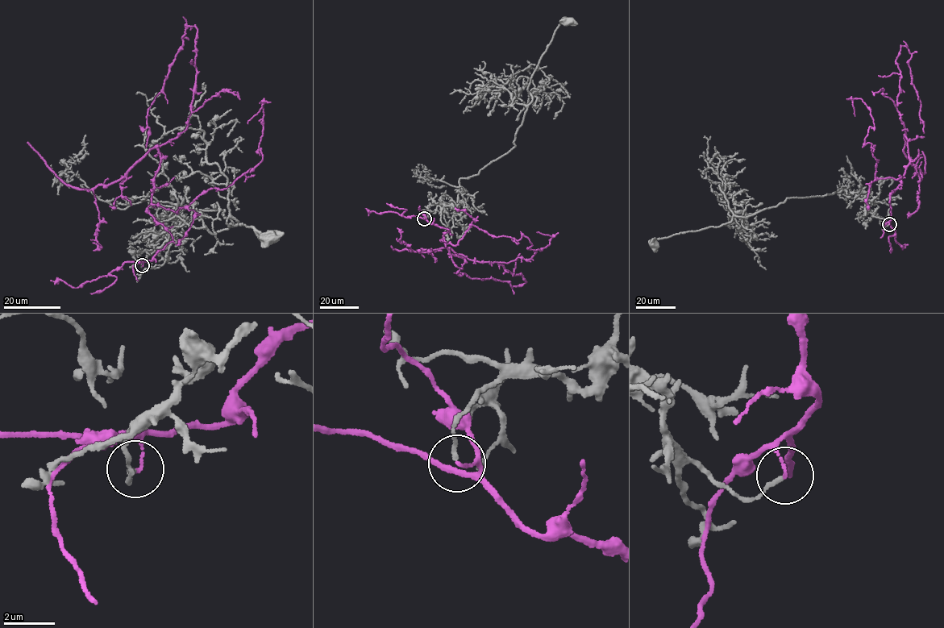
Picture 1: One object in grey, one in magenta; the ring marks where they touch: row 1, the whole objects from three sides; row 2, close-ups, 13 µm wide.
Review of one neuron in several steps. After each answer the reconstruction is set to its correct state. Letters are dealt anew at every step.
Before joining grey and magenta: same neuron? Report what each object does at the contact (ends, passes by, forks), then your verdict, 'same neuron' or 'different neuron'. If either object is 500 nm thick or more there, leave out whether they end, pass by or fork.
grey ends; magenta ends; different neuron

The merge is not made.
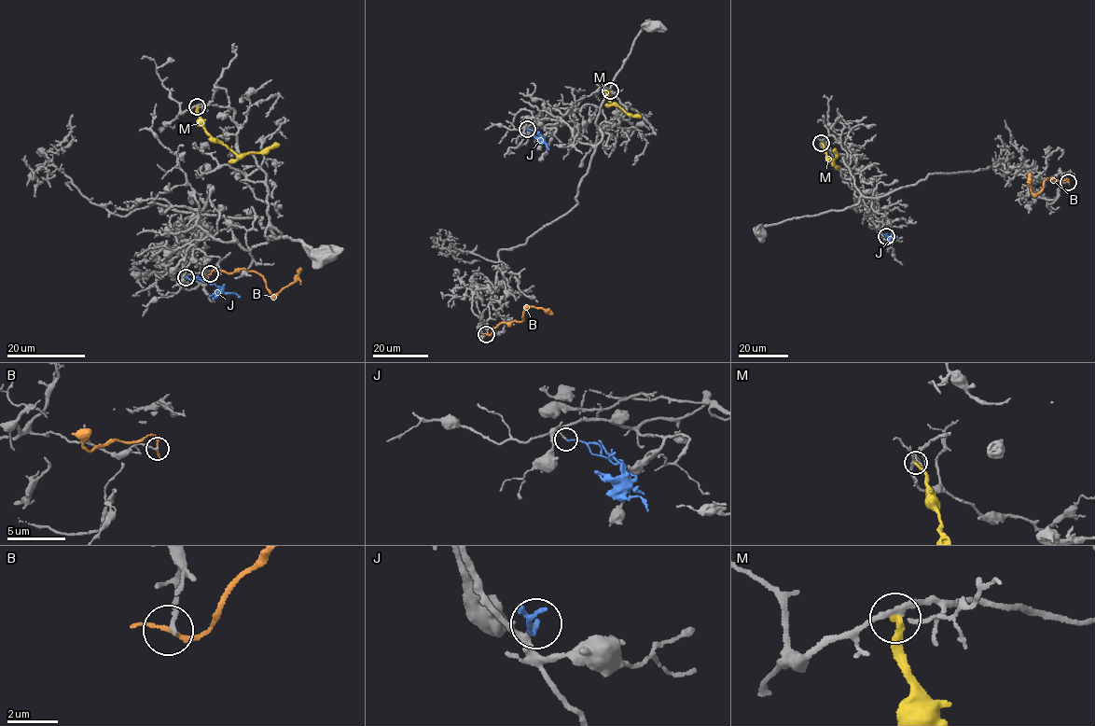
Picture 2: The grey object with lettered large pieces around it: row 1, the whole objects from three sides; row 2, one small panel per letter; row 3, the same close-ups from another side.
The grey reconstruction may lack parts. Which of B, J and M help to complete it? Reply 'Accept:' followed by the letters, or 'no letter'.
Accept: J

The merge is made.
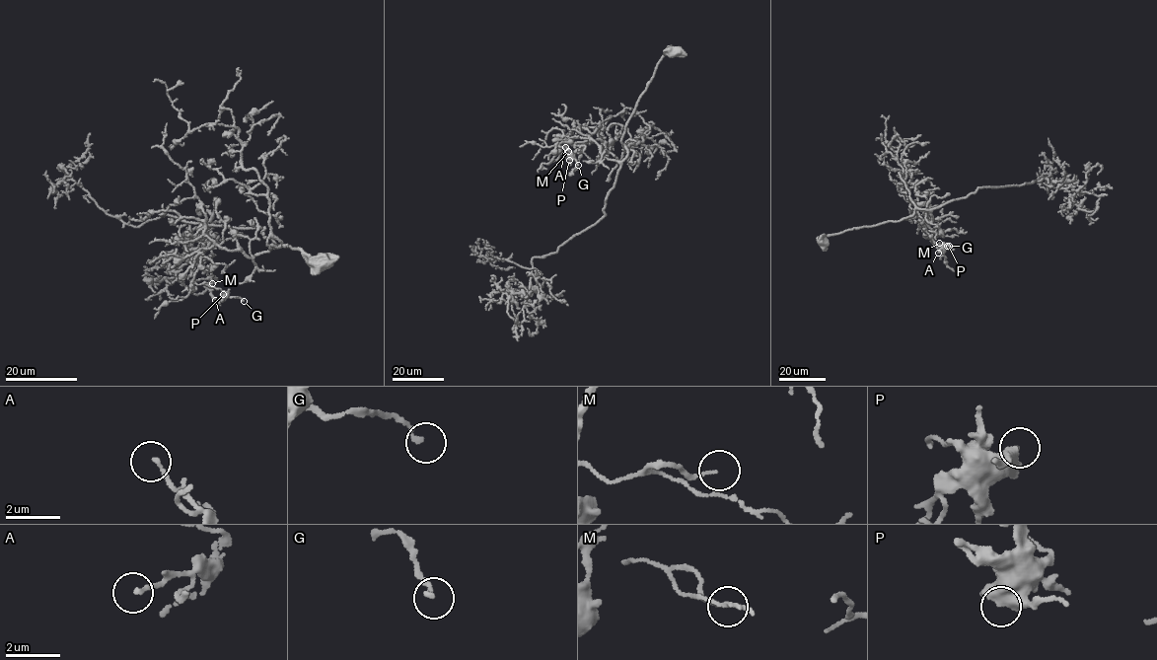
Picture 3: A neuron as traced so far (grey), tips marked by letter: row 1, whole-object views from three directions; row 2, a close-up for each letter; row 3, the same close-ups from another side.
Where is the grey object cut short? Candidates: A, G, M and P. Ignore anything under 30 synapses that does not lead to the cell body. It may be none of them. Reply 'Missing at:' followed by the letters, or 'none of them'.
Missing at: none of them

